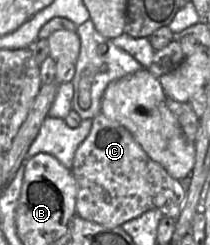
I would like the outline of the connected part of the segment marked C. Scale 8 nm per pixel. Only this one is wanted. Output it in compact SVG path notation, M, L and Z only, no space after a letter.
M101 113L93 118L89 134L77 148L70 172L76 182L75 215L106 227L121 226L149 210L158 210L176 220L186 198L180 181L151 160L124 126Z

